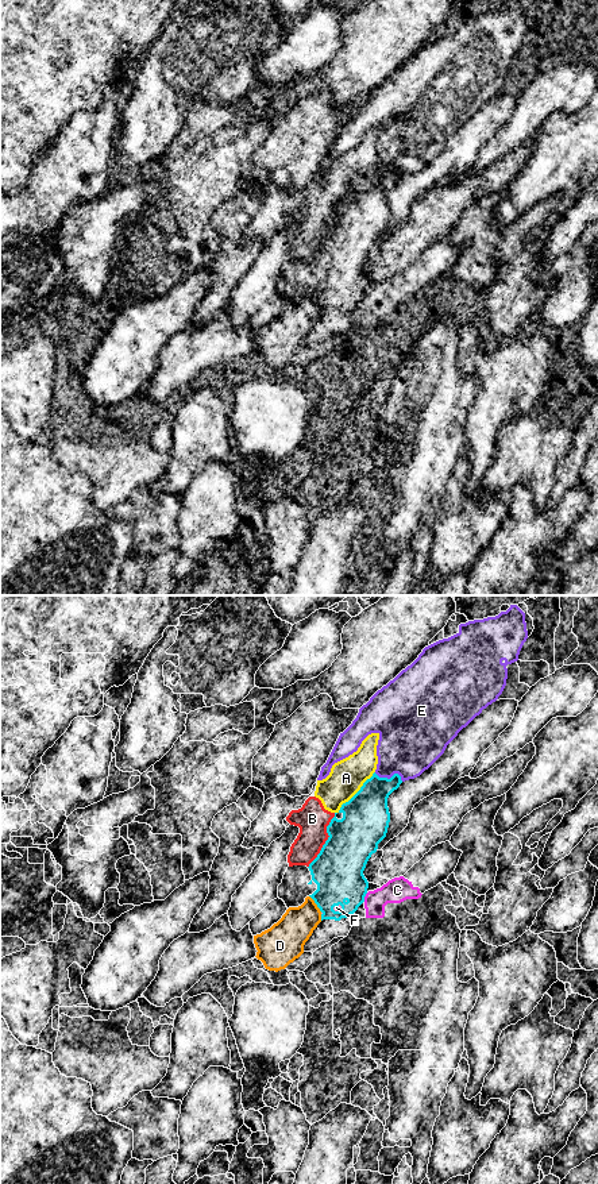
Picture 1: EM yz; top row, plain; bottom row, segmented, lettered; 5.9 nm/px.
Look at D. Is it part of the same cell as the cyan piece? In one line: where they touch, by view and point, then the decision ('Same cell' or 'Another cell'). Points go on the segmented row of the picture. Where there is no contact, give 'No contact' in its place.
Touches cyan at yz (315, 902). Another cell

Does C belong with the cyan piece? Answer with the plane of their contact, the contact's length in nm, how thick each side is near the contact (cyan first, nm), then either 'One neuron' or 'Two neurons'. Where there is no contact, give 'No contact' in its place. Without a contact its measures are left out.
Touches cyan in yz. Shared border 60 nm. Thickness 300 nm (cyan) against 150 nm. Two neurons

